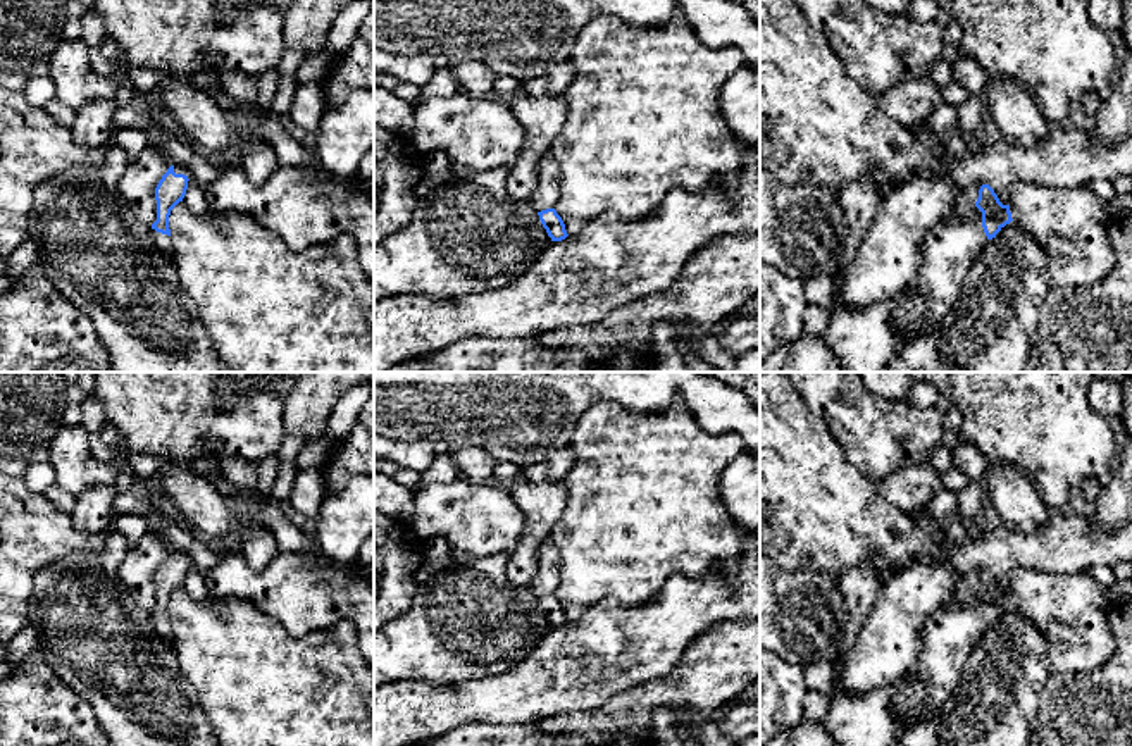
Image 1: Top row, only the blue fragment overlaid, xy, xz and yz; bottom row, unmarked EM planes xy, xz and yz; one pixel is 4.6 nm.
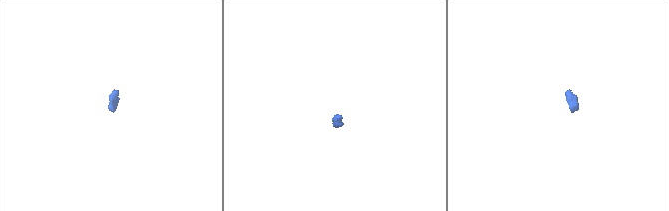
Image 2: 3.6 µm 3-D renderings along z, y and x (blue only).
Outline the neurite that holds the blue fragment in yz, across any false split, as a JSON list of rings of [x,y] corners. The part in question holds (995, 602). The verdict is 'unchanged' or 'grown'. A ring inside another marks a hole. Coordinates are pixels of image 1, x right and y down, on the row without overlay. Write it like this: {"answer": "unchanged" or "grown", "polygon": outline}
{"answer": "grown", "polygon": [[[989,570],[980,572],[975,593],[982,598],[980,606],[972,603],[972,591],[961,587],[949,606],[925,620],[920,631],[922,651],[896,684],[832,696],[822,724],[834,746],[891,746],[906,725],[893,710],[894,691],[905,681],[922,681],[927,686],[927,712],[939,717],[986,629],[1013,606],[1010,591],[1003,591]]]}

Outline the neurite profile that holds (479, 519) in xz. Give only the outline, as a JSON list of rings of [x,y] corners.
[[[460,477],[451,484],[429,484],[414,494],[415,513],[410,520],[422,541],[443,538],[450,544],[451,558],[510,555],[524,529],[524,515],[503,484],[476,482]]]

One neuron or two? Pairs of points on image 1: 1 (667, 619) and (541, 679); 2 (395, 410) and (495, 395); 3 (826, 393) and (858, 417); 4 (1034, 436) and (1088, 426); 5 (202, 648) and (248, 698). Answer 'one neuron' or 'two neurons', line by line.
1: one neuron
2: one neuron
3: one neuron
4: one neuron
5: one neuron

